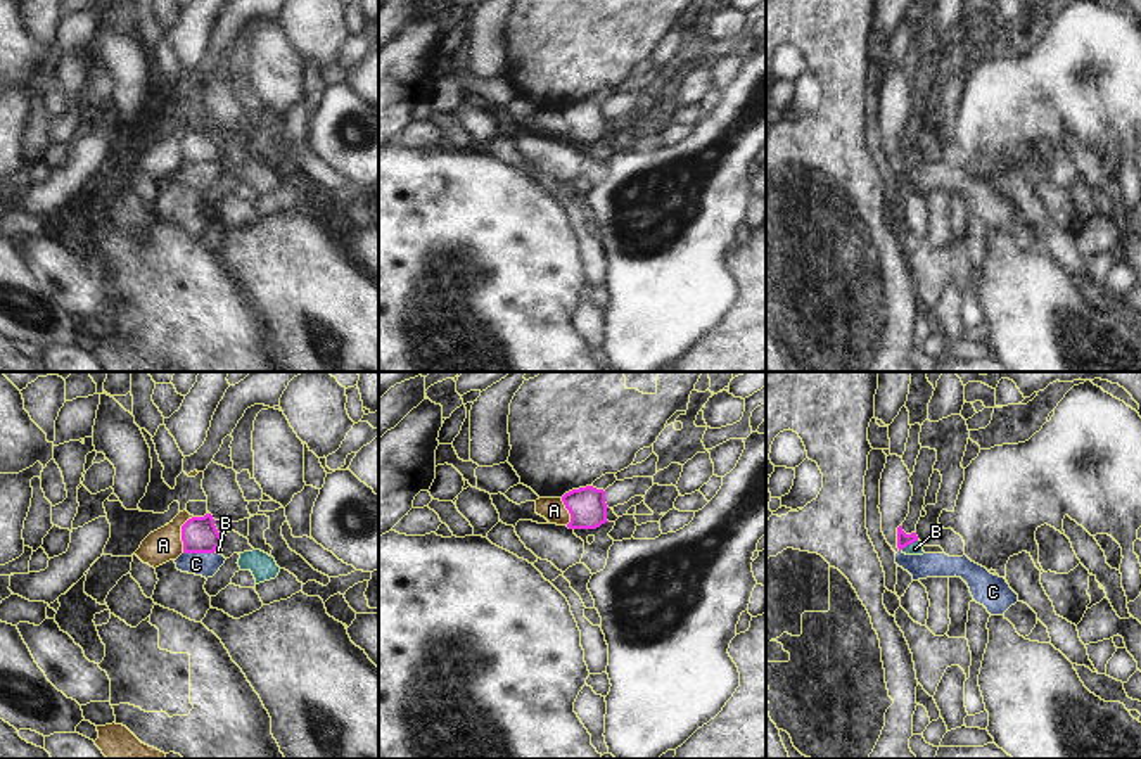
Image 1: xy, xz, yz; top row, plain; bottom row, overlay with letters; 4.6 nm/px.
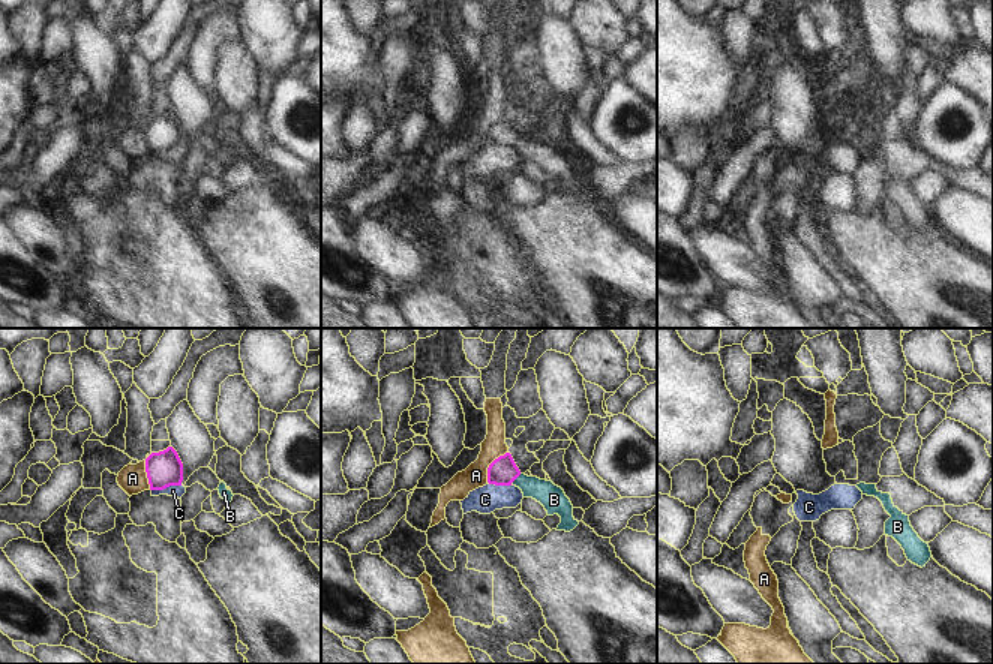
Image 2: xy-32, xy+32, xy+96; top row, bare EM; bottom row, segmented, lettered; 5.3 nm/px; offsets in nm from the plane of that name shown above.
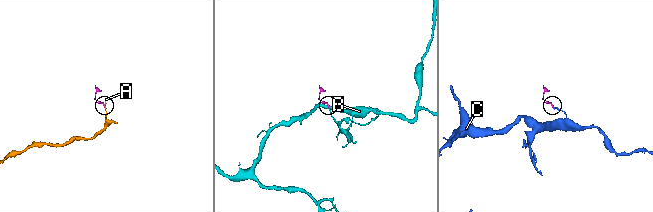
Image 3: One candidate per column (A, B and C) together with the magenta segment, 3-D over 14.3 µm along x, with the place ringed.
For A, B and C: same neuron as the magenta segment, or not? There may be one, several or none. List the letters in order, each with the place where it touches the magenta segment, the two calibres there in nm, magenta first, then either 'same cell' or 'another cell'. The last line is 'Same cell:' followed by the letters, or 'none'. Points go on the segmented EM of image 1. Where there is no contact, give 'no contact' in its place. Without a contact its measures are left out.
A: meets magenta in xy at (182, 535); 170 nm thick on the magenta side, 160 nm on the other; another cell
B: meets magenta in yz at (910, 543); 60 nm thick on the magenta side, 60 nm on the other; same cell
C: meets magenta in xy at (199, 552); 170 nm thick on the magenta side, 110 nm on the other; another cell
Same cell: B

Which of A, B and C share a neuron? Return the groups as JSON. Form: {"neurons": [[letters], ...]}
{"neurons": [["A"], ["B"], ["C"]]}

